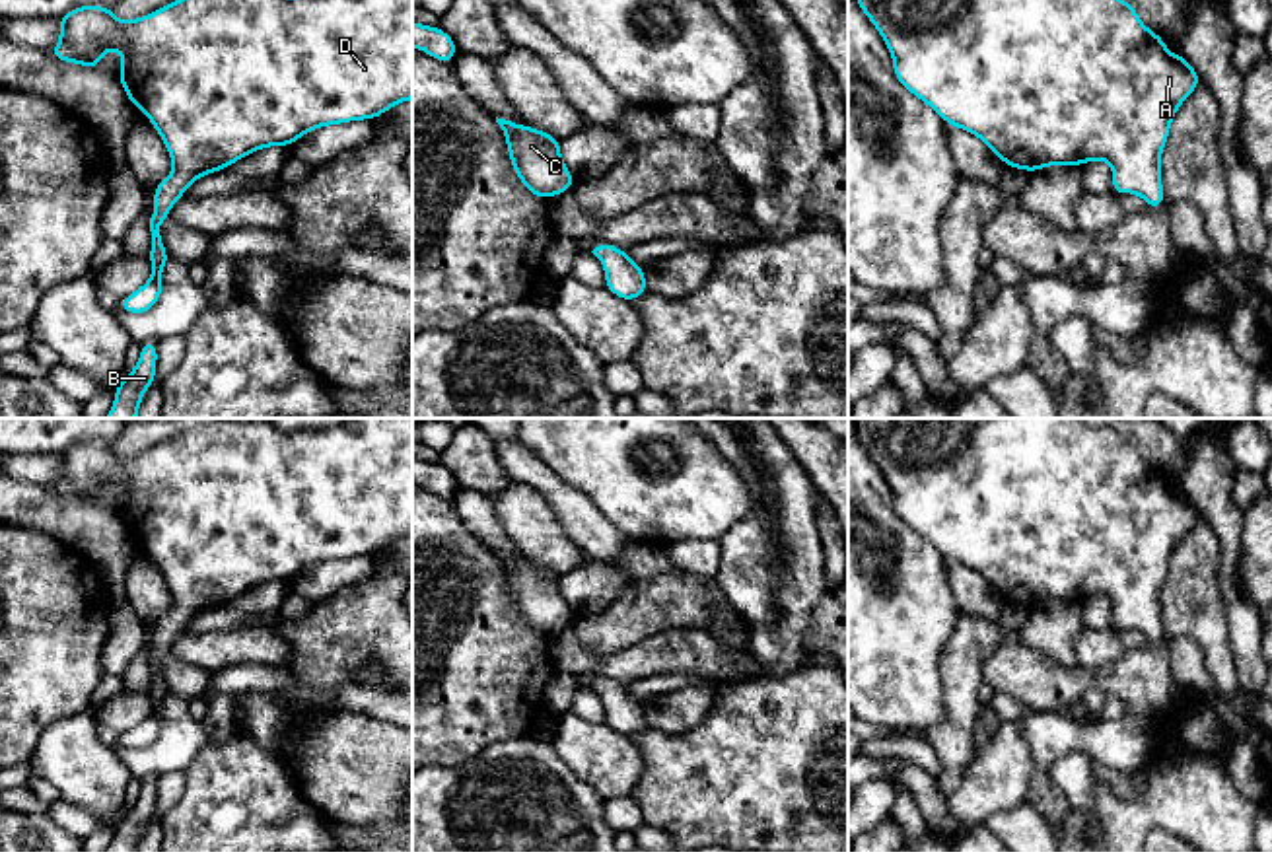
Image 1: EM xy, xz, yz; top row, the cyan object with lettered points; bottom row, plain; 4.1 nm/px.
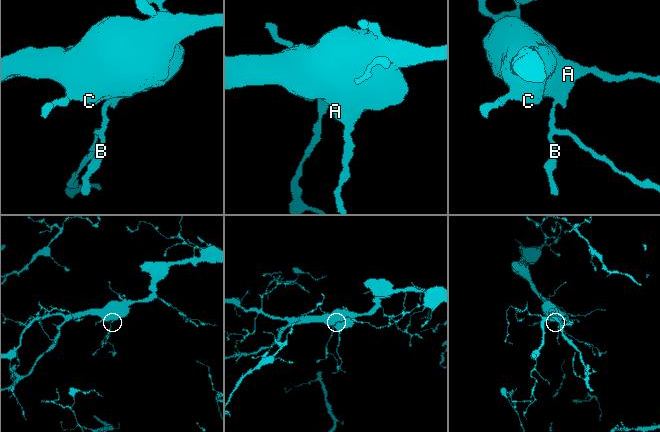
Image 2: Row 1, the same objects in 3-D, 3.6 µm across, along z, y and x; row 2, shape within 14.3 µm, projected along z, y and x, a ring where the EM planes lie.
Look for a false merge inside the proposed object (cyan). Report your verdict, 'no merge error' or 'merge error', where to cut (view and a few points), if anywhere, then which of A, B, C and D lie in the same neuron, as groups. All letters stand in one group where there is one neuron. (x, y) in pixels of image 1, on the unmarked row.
no merge error; cut none; groups A B C D

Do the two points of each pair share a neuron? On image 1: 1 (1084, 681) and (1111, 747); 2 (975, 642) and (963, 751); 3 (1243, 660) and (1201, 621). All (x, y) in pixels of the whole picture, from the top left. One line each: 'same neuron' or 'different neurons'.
1: different neurons
2: same neuron
3: different neurons

